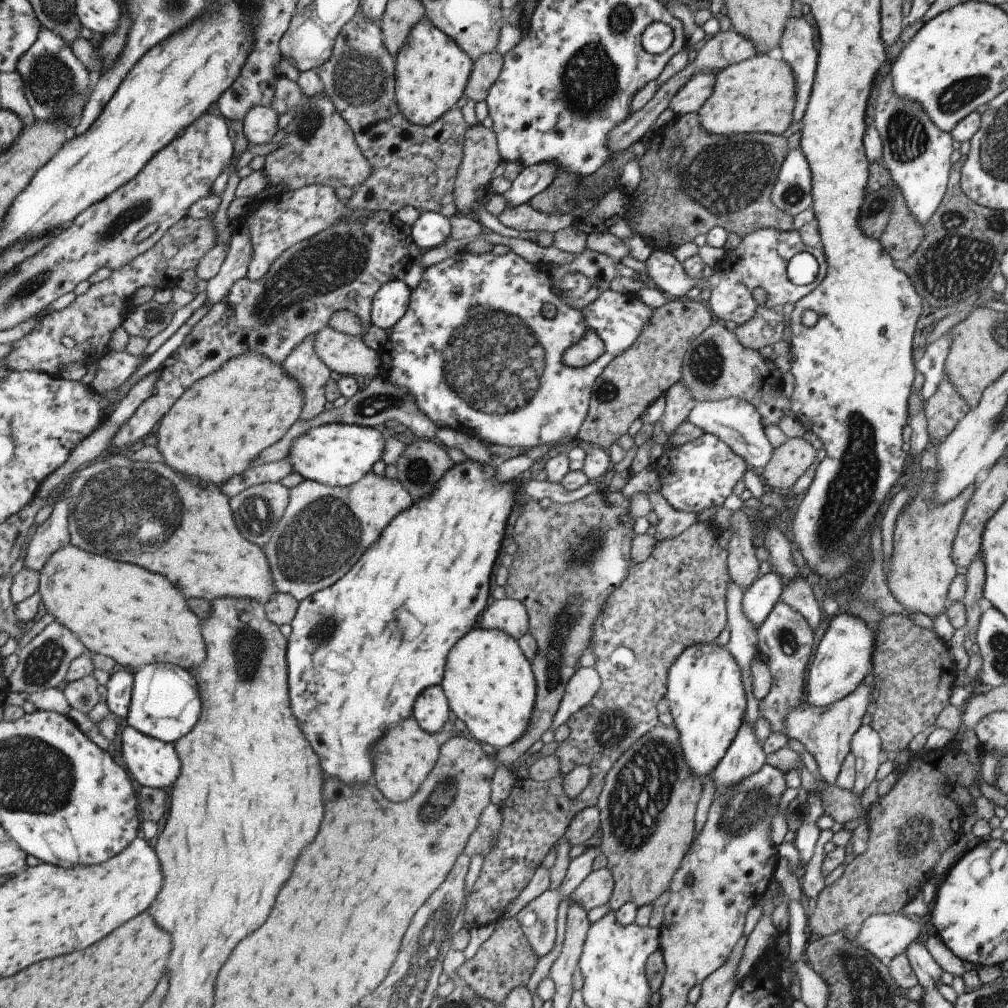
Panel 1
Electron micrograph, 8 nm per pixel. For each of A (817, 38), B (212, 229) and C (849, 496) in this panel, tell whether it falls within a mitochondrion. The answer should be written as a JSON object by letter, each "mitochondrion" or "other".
{"A":"other","B":"other","C":"mitochondrion"}

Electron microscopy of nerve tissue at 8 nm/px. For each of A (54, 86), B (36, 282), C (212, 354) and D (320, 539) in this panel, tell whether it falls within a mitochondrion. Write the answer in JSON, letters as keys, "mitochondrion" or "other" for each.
{"A":"mitochondrion","B":"mitochondrion","C":"other","D":"mitochondrion"}

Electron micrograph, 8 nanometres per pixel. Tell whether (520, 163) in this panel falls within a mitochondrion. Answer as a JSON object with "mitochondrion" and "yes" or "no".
{"mitochondrion":"no"}

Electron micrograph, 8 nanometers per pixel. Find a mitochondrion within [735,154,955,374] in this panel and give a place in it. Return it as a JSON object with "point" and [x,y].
{"point":[879,204]}

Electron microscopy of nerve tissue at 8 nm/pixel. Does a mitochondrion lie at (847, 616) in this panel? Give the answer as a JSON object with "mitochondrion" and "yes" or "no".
{"mitochondrion":"no"}

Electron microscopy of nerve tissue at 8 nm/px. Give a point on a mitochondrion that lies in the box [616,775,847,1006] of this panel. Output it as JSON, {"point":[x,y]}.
{"point":[738,817]}

